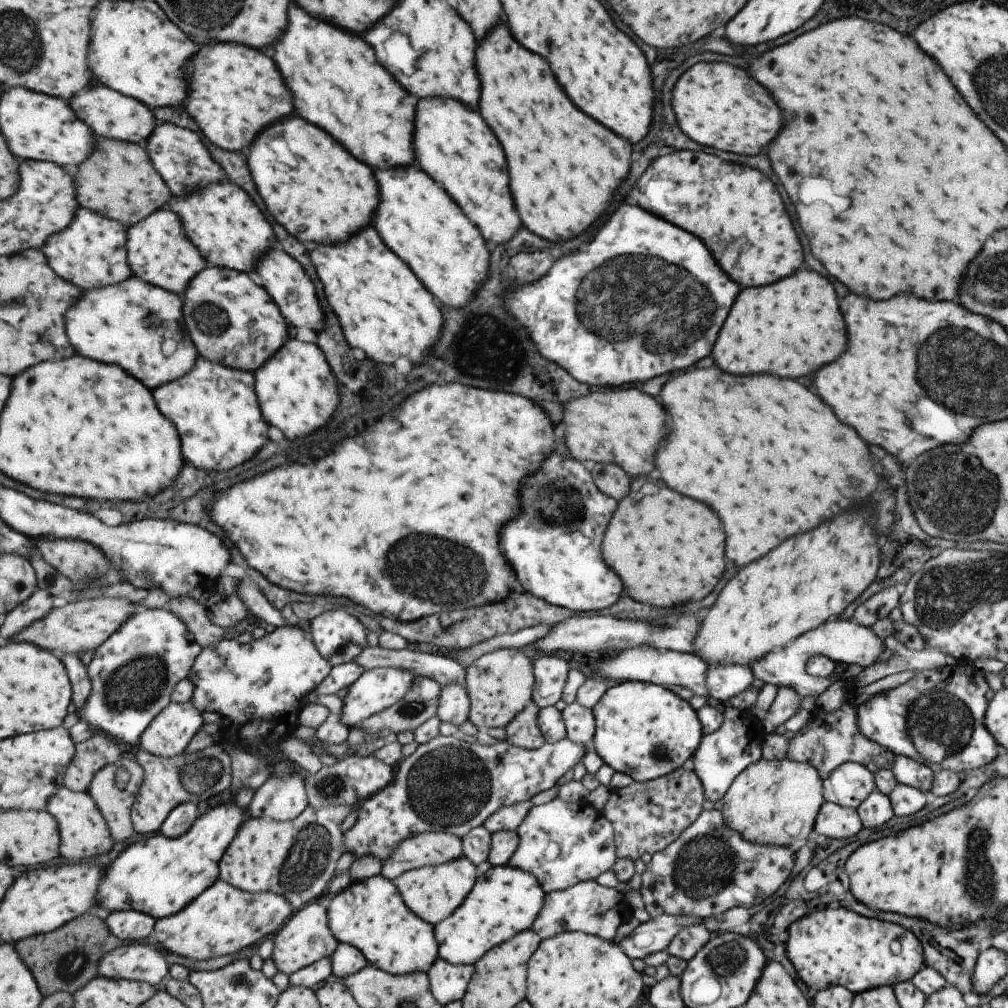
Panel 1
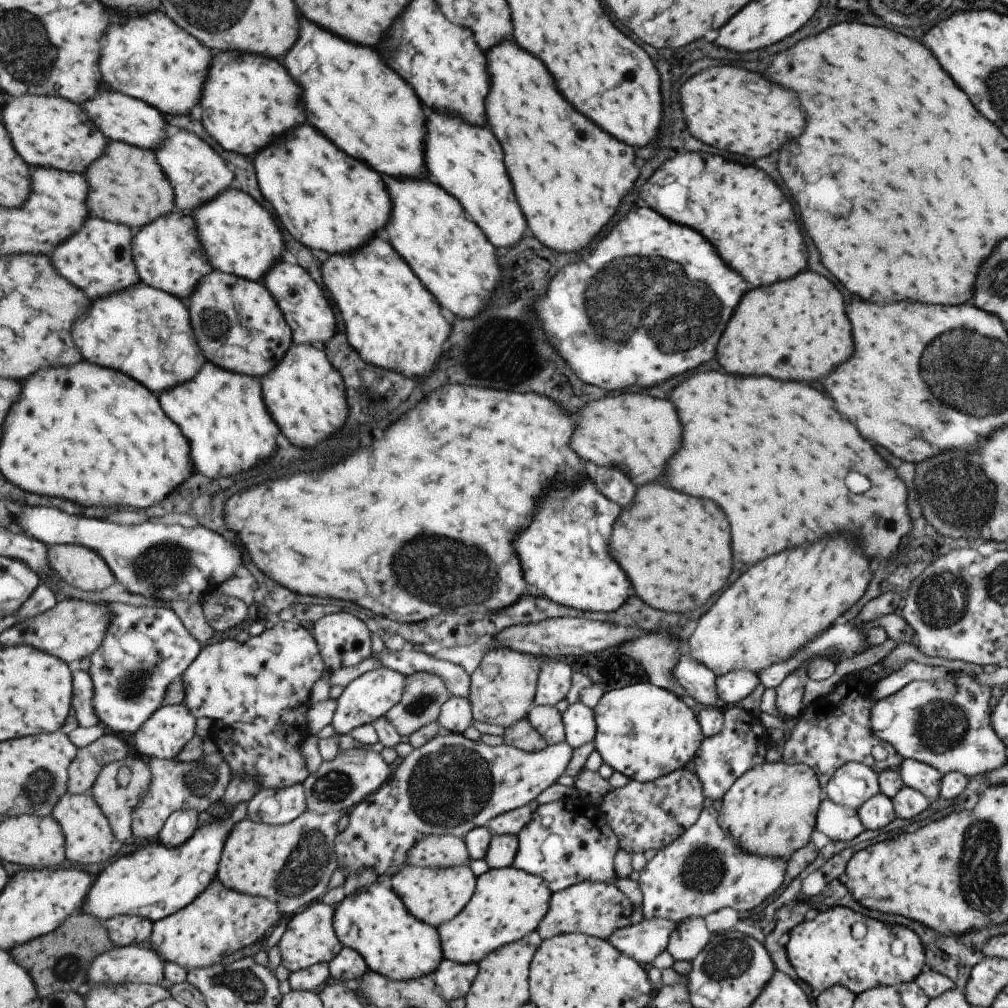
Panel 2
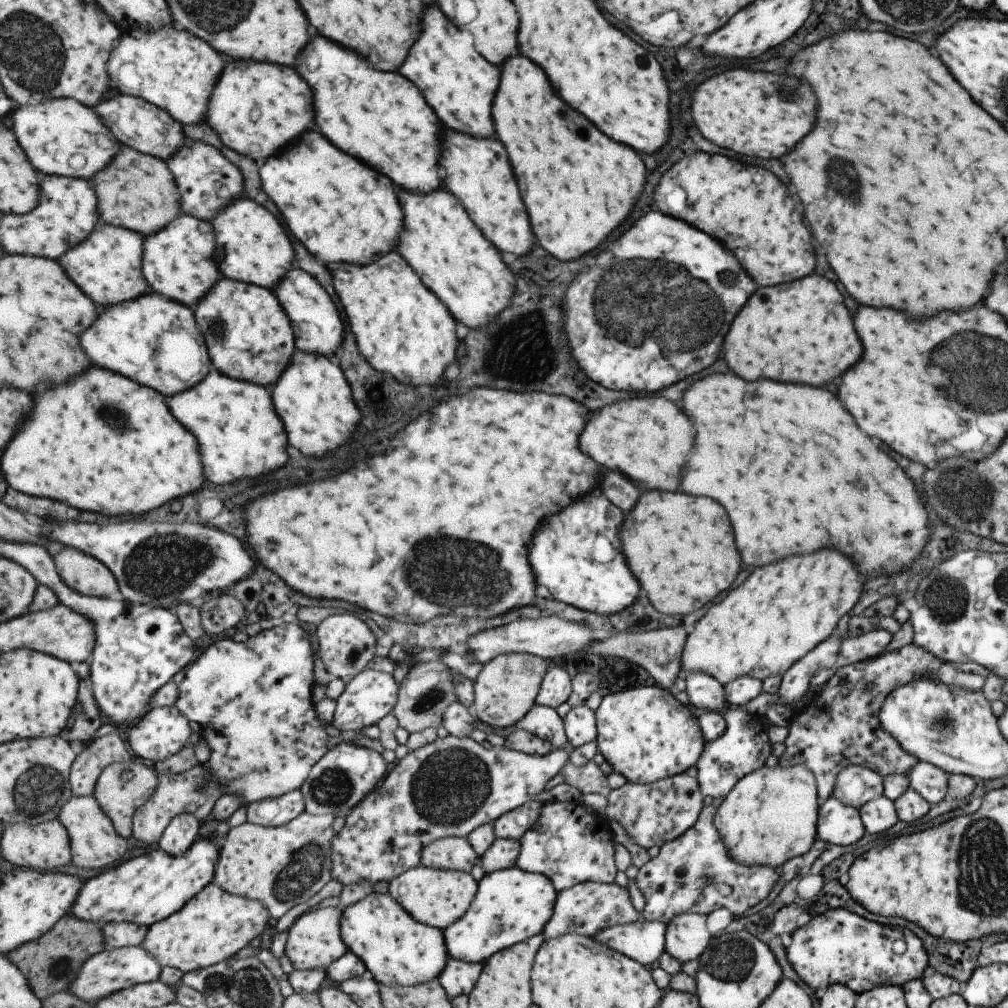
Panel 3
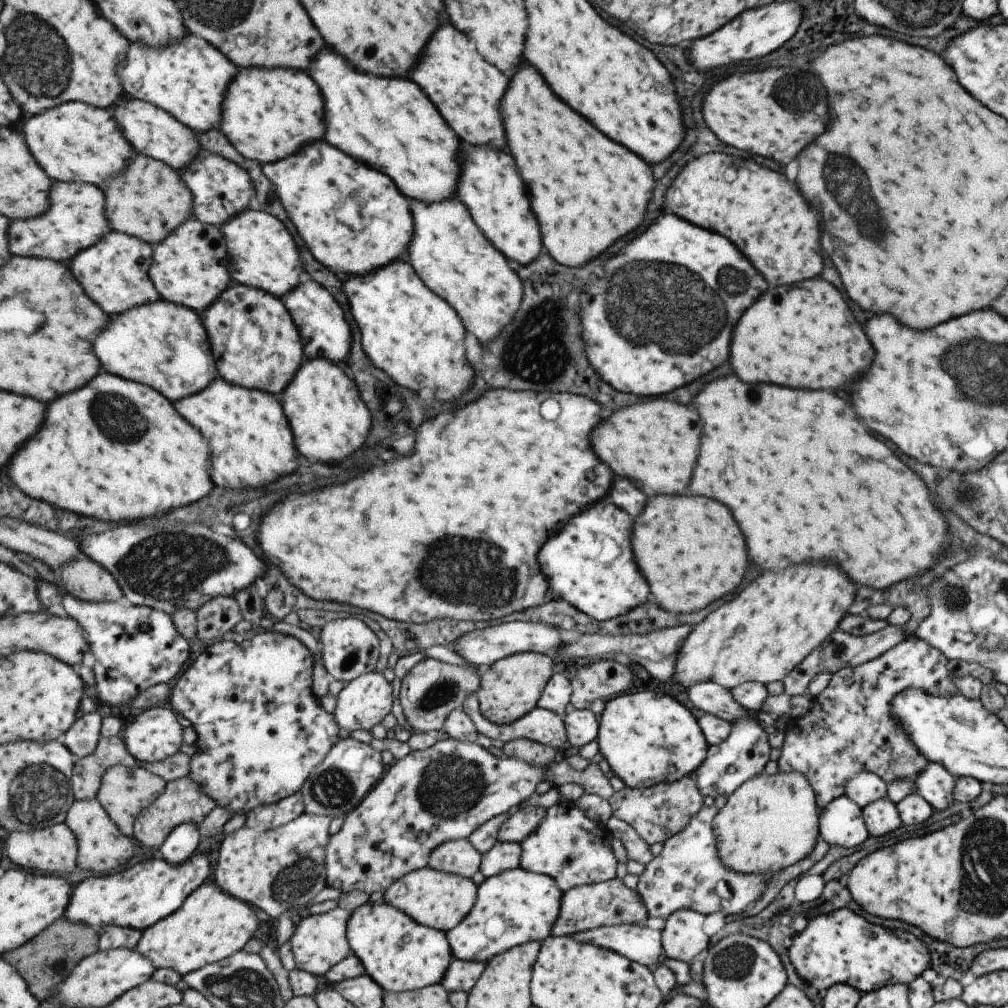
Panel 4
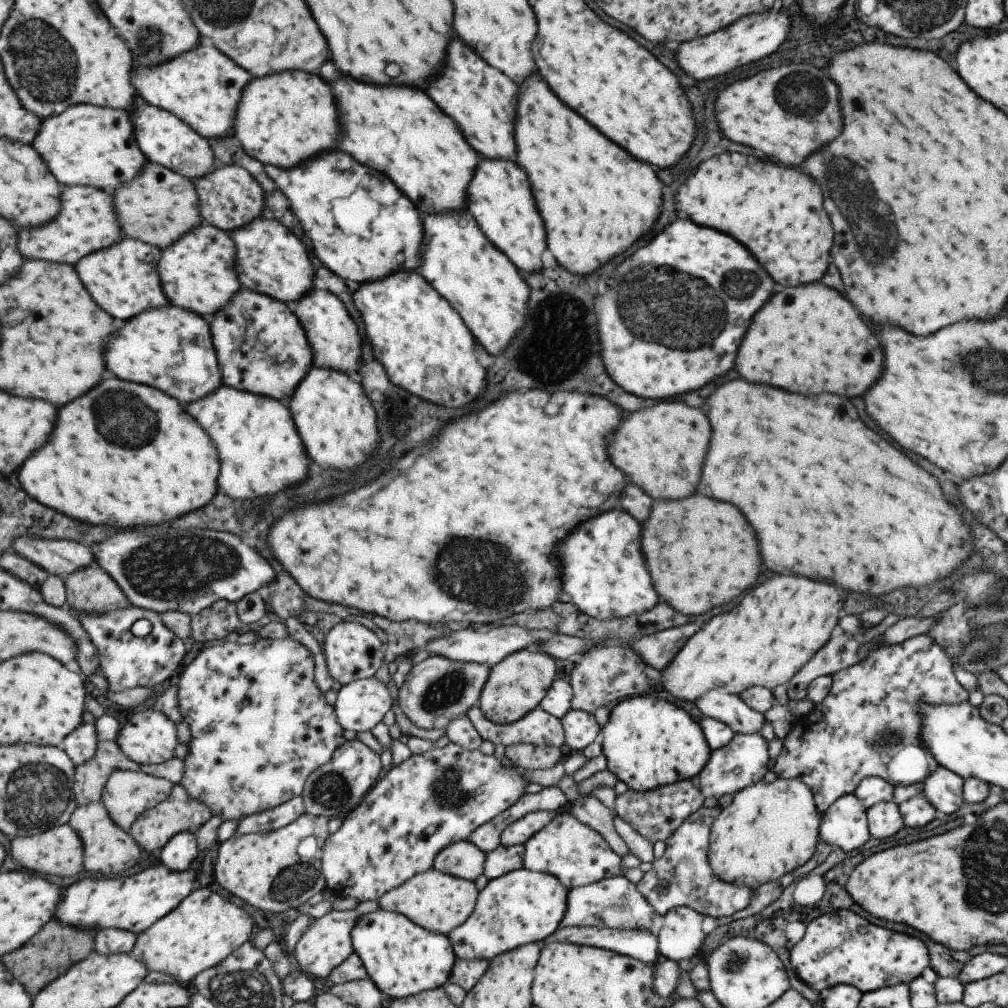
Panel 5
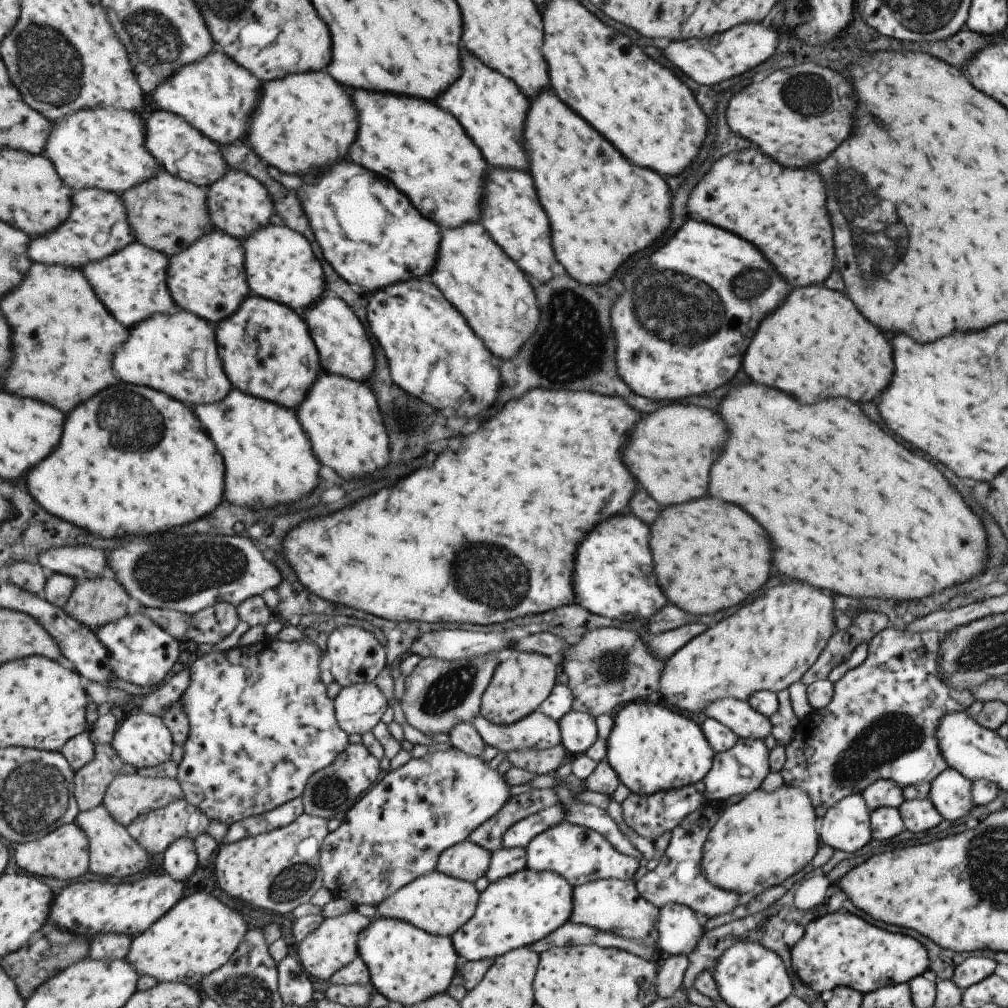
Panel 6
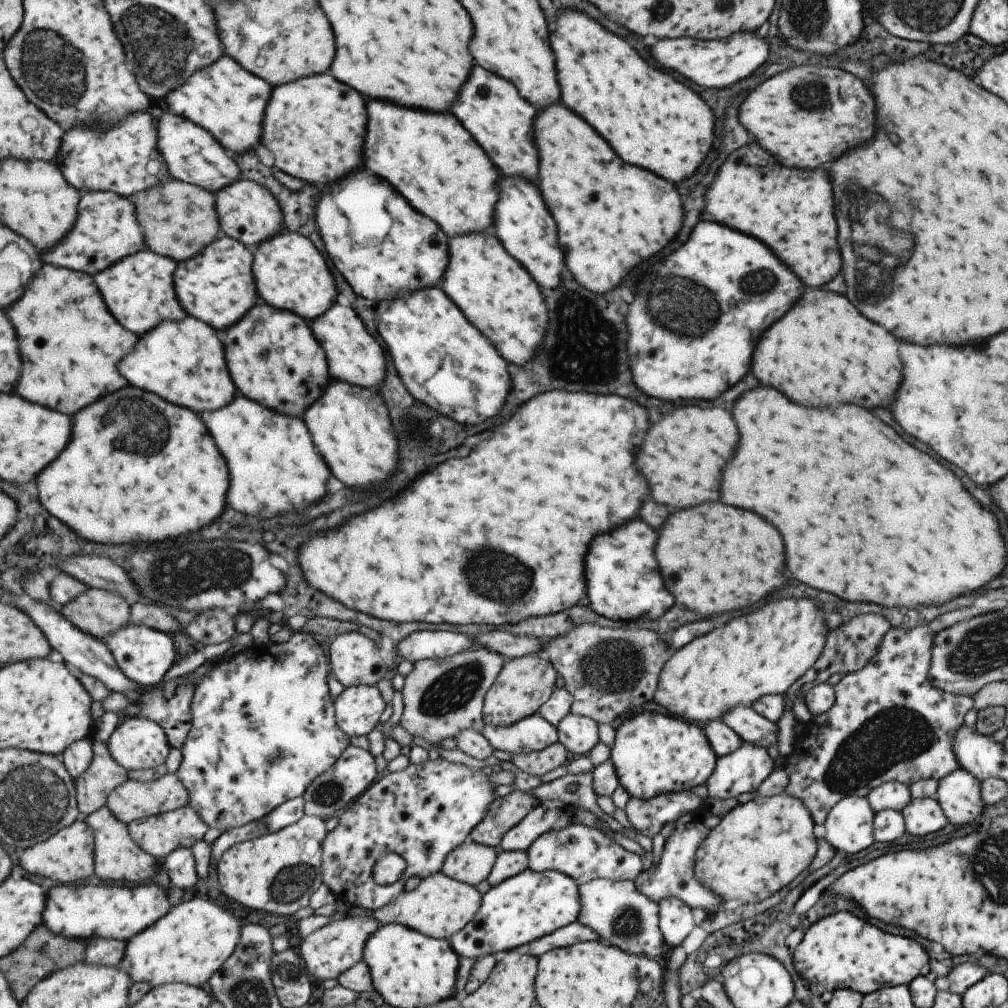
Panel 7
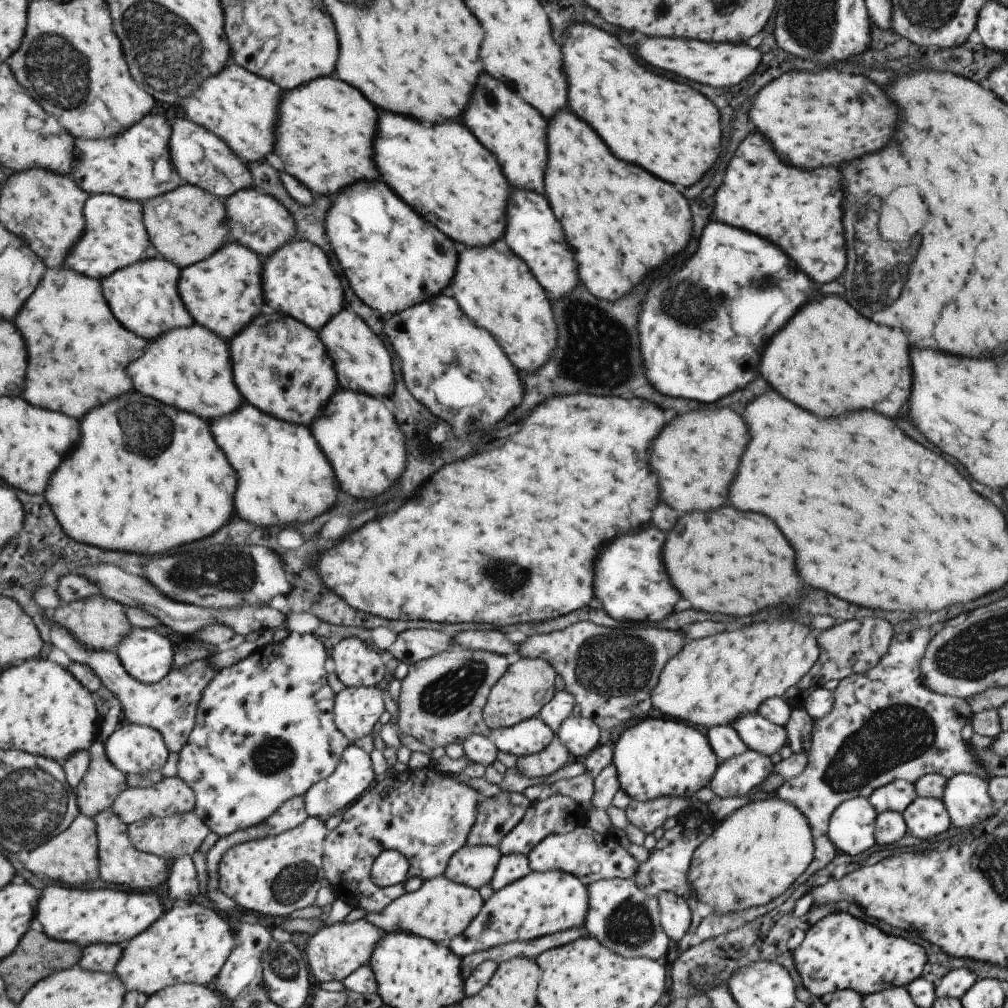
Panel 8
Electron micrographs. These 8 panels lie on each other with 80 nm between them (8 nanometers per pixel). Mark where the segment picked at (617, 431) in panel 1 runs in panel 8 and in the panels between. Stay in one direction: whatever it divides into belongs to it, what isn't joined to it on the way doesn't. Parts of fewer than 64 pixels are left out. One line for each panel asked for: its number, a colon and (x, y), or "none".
2: (636, 433)
3: (647, 439)
4: (654, 444)
5: (661, 449)
6: (669, 454)
7: (682, 456)
8: (695, 457)

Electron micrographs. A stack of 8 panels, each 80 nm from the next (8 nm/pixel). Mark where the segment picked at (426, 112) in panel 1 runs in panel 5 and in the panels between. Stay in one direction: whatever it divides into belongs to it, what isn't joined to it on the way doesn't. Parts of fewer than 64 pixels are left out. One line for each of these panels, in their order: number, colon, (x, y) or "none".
2: (466, 160)
3: (478, 173)
4: (492, 190)
5: (499, 196)

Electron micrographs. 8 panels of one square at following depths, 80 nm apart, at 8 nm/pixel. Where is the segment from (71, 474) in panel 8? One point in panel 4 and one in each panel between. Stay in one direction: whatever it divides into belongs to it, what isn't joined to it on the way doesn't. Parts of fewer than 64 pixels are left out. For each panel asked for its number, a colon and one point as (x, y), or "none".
4: (119, 450)
5: (109, 464)
6: (109, 477)
7: (138, 469)

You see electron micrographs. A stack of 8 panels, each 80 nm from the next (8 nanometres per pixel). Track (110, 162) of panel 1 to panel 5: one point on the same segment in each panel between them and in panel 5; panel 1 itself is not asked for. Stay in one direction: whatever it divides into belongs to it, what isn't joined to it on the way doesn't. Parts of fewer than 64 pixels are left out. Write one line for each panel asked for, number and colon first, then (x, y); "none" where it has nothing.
2: (129, 186)
3: (137, 191)
4: (151, 200)
5: (161, 206)

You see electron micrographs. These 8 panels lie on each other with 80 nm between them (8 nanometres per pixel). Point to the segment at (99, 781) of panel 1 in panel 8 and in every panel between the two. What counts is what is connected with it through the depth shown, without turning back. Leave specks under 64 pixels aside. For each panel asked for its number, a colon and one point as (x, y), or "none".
2: (119, 802)
3: (120, 797)
4: (126, 792)
5: (128, 794)
6: (129, 796)
7: (134, 800)
8: (172, 796)

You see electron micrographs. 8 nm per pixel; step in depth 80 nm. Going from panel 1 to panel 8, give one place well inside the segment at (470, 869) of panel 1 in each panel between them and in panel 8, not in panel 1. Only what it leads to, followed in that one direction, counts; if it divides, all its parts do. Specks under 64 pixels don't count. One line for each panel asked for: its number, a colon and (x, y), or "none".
2: (435, 895)
3: (439, 898)
4: (440, 900)
5: (438, 901)
6: (439, 904)
7: (441, 906)
8: (440, 909)

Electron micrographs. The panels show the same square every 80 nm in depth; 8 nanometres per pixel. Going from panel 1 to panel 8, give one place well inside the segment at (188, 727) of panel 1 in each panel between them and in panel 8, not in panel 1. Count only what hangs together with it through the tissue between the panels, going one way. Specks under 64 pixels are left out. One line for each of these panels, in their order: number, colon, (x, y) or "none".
2: (169, 730)
3: (164, 731)
4: (155, 735)
5: (149, 738)
6: (143, 740)
7: (137, 744)
8: (137, 750)

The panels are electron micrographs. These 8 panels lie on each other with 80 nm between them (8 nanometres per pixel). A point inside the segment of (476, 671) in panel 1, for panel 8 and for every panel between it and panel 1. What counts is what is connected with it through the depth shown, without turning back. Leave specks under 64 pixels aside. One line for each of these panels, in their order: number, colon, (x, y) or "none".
2: (504, 685)
3: (506, 688)
4: (511, 688)
5: (518, 682)
6: (522, 682)
7: (524, 683)
8: (520, 692)

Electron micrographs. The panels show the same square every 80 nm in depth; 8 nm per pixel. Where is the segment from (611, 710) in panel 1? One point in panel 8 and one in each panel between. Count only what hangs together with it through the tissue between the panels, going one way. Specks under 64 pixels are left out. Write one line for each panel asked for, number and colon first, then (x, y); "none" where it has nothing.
2: (643, 731)
3: (645, 734)
4: (646, 739)
5: (647, 742)
6: (651, 748)
7: (652, 753)
8: (655, 758)

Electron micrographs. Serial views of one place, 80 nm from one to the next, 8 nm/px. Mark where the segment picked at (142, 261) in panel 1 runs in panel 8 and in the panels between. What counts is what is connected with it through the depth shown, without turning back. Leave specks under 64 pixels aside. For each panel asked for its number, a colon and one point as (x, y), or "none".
2: (169, 254)
3: (181, 262)
4: (191, 267)
5: (198, 272)
6: (209, 279)
7: (218, 286)
8: (225, 293)

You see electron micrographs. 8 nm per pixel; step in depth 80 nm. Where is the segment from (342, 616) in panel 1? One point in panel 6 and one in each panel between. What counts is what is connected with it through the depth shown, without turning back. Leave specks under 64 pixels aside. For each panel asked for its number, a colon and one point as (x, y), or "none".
2: (344, 640)
3: (346, 644)
4: (350, 649)
5: (353, 652)
6: (356, 656)

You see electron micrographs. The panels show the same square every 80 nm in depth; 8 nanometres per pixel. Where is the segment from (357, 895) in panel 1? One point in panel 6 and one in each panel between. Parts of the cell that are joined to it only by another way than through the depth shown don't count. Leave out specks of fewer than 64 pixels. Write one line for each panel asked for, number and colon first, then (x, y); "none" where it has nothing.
2: (375, 922)
3: (398, 950)
4: (402, 955)
5: (404, 959)
6: (408, 965)

